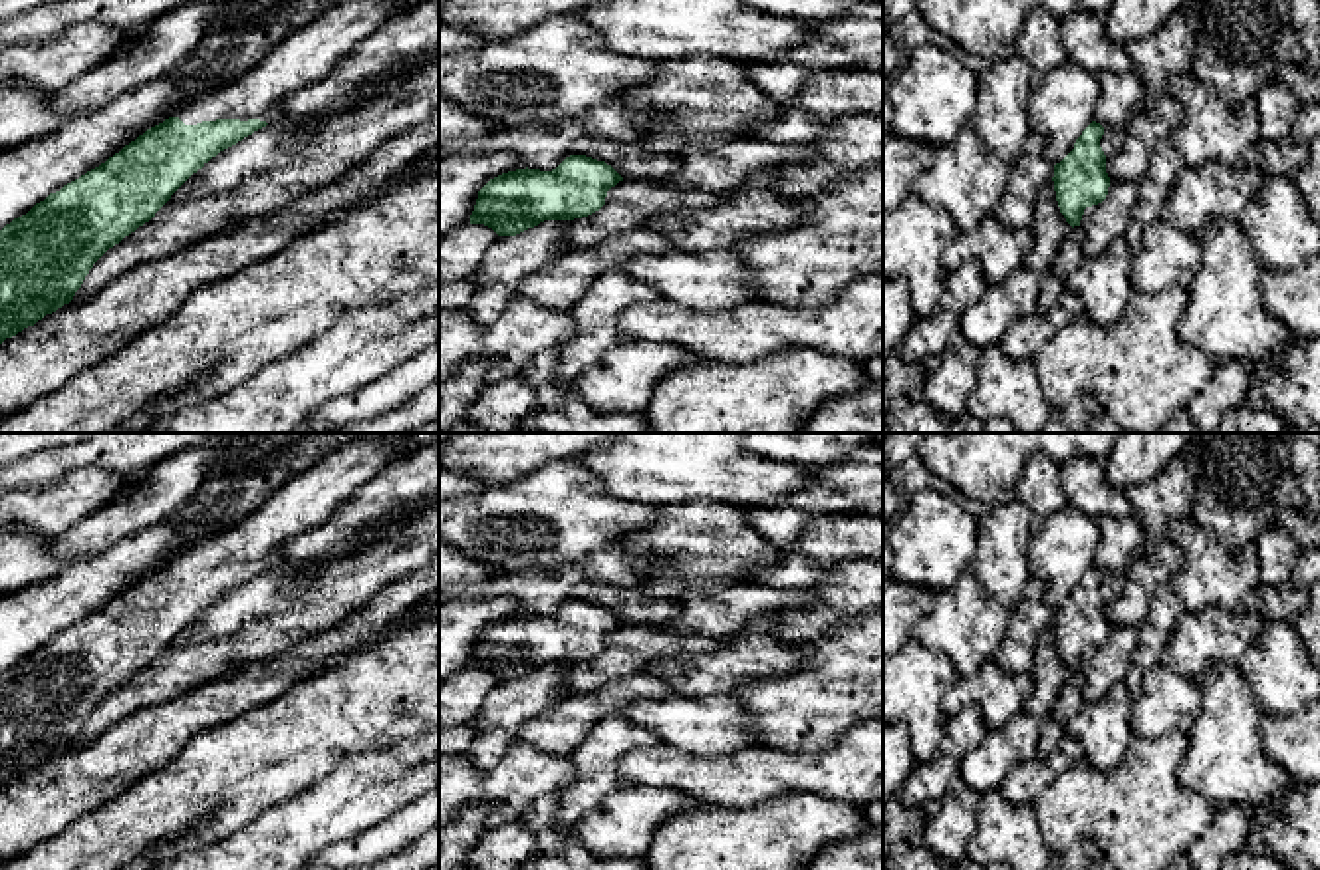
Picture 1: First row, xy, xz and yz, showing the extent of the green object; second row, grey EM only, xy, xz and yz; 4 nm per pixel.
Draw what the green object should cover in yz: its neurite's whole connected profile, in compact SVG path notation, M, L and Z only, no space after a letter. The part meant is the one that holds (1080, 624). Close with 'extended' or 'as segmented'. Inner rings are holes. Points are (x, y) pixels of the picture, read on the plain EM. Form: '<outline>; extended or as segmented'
M1092 566L1076 584L1074 594L1054 610L1056 646L1072 673L1080 671L1086 652L1106 644L1110 632L1106 604L1123 590L1123 584L1125 574Z; extended

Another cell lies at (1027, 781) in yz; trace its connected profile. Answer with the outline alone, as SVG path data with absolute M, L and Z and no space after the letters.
M1064 733L1058 749L1048 759L1034 755L1014 765L1000 783L1000 793L1010 804L1036 802L1056 775L1068 771L1084 757L1084 749Z

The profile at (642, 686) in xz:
M647 673L588 693L566 695L558 705L520 727L516 743L532 745L550 755L572 755L599 719L615 715L637 699L671 695L675 691L667 681Z

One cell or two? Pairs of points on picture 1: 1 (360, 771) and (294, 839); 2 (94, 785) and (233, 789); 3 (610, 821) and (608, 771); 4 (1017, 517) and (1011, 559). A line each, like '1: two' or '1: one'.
1: one
2: two
3: two
4: one

